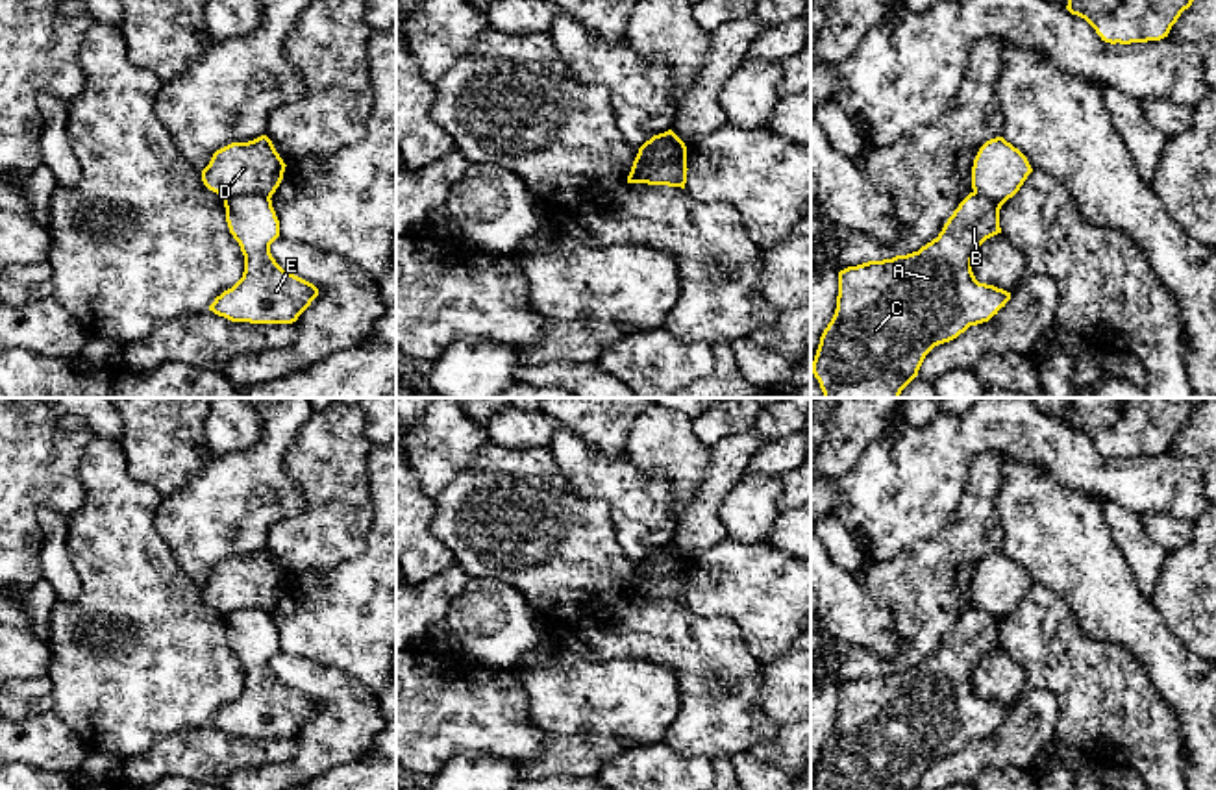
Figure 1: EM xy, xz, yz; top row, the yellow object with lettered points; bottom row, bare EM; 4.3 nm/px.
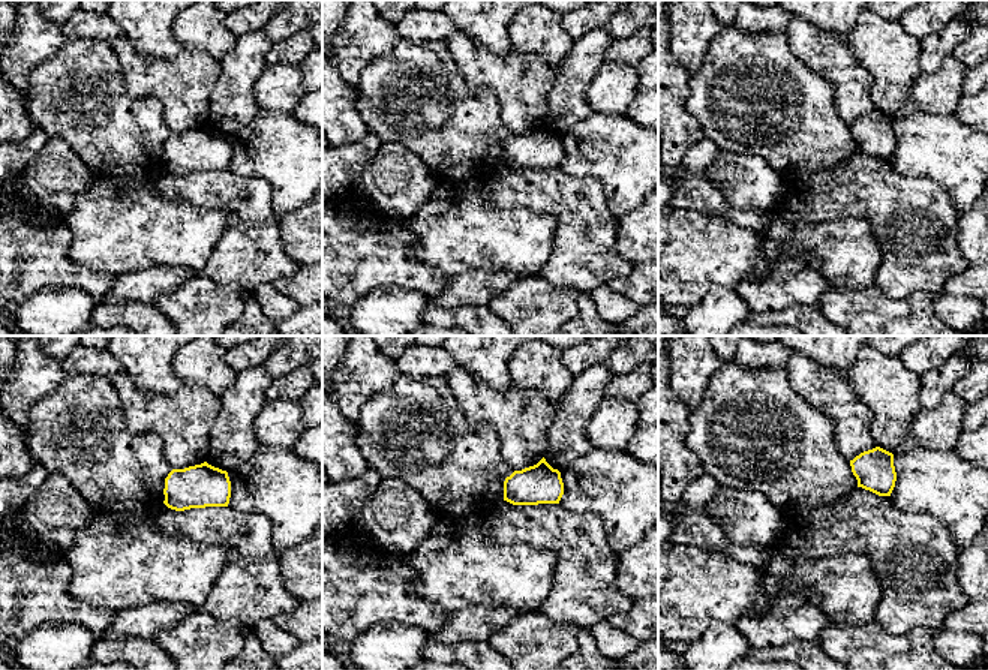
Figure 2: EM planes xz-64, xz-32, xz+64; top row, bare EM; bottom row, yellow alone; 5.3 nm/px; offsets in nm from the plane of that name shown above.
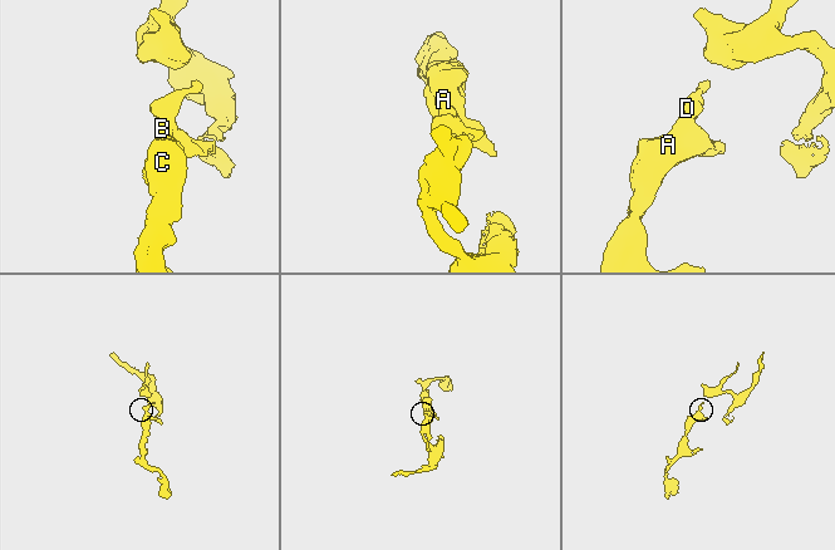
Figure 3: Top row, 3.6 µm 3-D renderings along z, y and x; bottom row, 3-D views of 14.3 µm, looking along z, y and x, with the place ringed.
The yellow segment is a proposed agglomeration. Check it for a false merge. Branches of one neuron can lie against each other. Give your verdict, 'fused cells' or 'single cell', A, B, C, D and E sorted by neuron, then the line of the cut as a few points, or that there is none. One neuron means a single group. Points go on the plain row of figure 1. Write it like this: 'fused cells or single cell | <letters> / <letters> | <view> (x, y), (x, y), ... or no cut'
single cell | A B C D E | no cut

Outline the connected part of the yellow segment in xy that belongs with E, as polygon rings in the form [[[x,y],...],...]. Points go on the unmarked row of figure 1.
[[[261,549],[217,564],[202,585],[204,599],[224,614],[230,648],[244,670],[242,692],[209,720],[218,731],[250,738],[292,738],[318,710],[318,703],[283,685],[270,668],[279,651],[272,609],[285,577]]]

